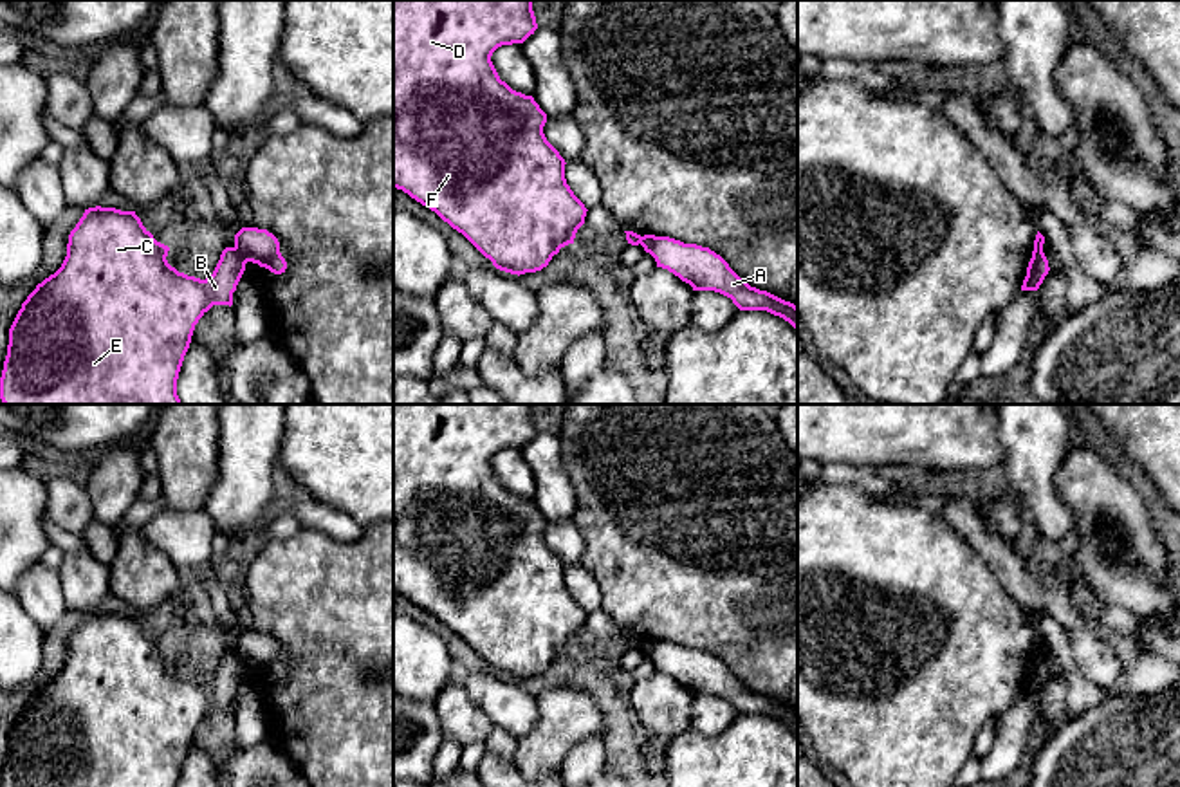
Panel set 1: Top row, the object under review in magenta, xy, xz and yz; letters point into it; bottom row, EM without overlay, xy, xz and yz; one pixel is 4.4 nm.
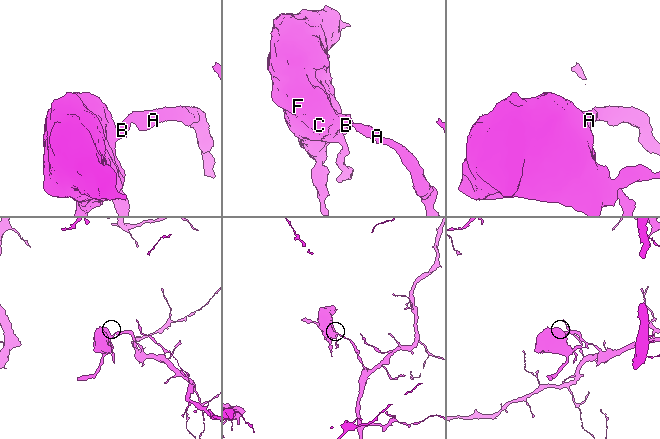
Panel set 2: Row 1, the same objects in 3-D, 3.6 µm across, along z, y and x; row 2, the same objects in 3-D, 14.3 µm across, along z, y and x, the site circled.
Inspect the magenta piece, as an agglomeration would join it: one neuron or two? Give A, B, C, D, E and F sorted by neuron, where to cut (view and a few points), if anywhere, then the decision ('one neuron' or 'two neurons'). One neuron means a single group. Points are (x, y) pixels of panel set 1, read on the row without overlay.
A / B C D E F; cut in xy along (235, 650), (248, 665); two neurons

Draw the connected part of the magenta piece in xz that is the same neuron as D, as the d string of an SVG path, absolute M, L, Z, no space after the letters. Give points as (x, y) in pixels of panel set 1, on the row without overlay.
M393 404L393 592L435 616L489 662L496 673L518 681L541 675L561 652L574 648L588 616L567 588L565 563L543 538L547 518L532 500L516 496L502 486L491 466L498 451L523 448L536 433L532 404Z

